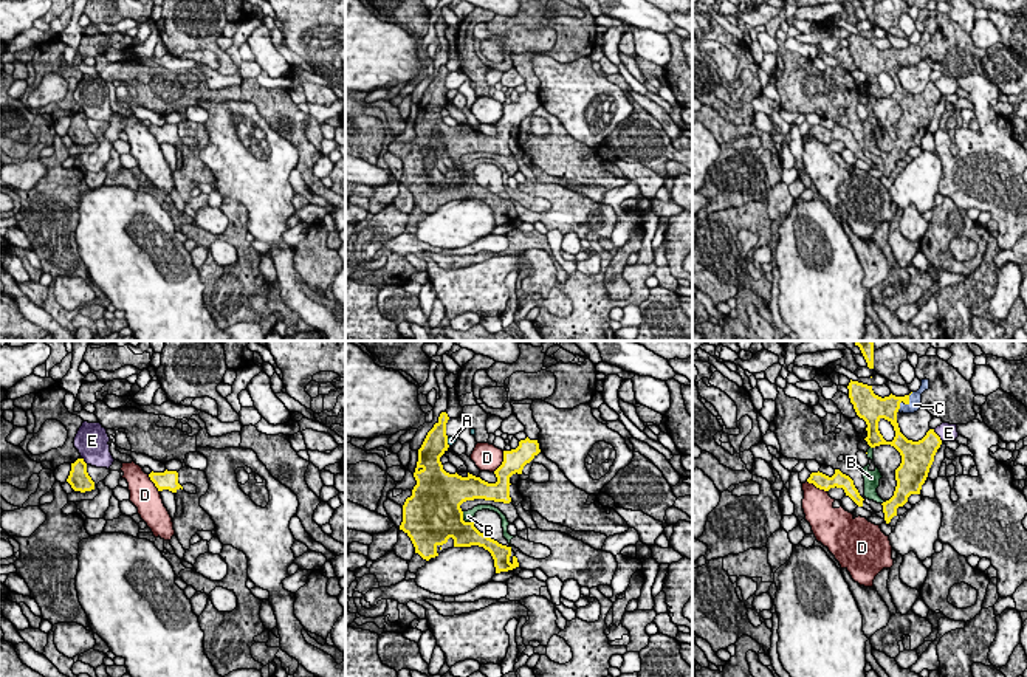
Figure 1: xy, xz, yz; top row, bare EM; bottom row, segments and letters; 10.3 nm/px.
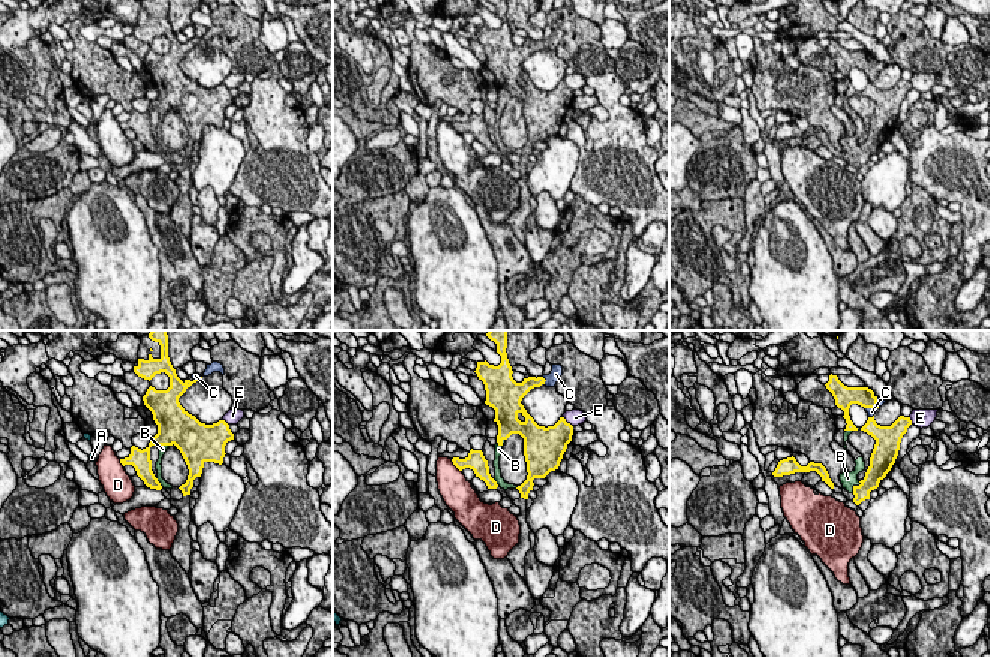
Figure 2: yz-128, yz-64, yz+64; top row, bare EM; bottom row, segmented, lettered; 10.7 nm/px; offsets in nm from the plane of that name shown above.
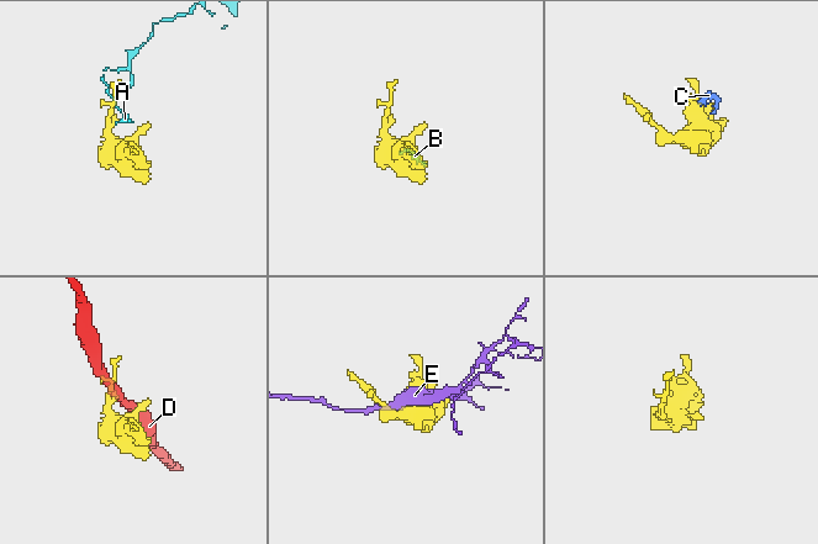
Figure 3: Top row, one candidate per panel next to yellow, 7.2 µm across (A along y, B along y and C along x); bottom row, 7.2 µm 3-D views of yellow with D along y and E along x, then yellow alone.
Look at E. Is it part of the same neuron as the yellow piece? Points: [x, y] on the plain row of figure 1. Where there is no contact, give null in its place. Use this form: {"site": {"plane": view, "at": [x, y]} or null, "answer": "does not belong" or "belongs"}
{"site": {"plane": "yz", "at": [937, 89]}, "answer": "does not belong"}

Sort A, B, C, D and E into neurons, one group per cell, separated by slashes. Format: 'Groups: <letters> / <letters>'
Groups: A / B C / D / E

